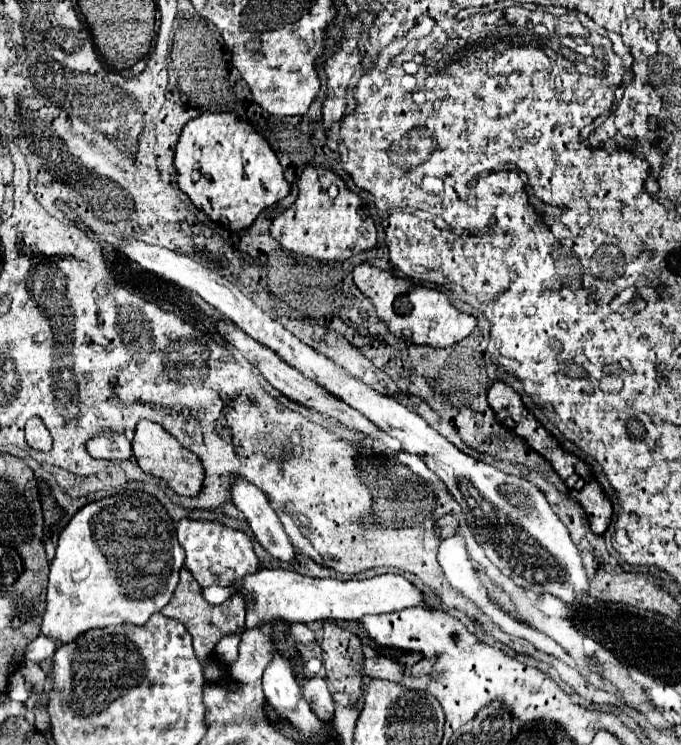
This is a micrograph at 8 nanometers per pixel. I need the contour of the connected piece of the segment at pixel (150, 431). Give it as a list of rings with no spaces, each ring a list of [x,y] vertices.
[[[142,419],[138,423],[136,435],[132,441],[132,451],[134,451],[134,457],[140,465],[140,469],[144,473],[150,473],[150,475],[166,481],[166,485],[174,493],[178,493],[182,497],[196,497],[202,491],[204,469],[202,469],[200,459],[192,451],[180,447],[180,443],[176,443],[176,439],[172,439],[172,435],[168,435],[158,423],[152,423],[146,419]]]

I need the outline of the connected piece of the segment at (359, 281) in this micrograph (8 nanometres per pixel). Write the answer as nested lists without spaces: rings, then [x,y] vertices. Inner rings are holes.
[[[362,263],[354,267],[354,283],[356,287],[372,301],[376,307],[378,319],[388,327],[392,335],[410,343],[410,345],[428,345],[434,349],[444,349],[456,345],[464,337],[468,337],[476,327],[476,317],[458,311],[444,293],[428,287],[412,285],[388,271],[382,271],[370,263]]]

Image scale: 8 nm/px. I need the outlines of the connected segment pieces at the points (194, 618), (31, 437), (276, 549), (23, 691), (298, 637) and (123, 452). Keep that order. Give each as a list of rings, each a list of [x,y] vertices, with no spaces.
[[[188,569],[180,571],[180,583],[168,603],[168,607],[164,607],[162,615],[180,621],[188,633],[194,639],[194,651],[196,657],[200,659],[200,663],[212,661],[214,657],[214,647],[216,643],[232,633],[242,633],[244,631],[244,603],[240,599],[228,599],[222,605],[210,605],[204,597],[202,597],[202,587],[196,583],[196,579],[192,577],[192,573]]]
[[[32,417],[26,423],[26,441],[30,449],[48,452],[52,448],[52,437],[38,417]]]
[[[234,479],[232,501],[244,513],[250,523],[250,529],[256,541],[278,561],[292,563],[296,557],[296,549],[290,543],[276,511],[270,507],[270,501],[258,487],[248,483],[246,479]]]
[[[16,671],[8,681],[8,697],[18,703],[26,703],[34,693],[34,685],[24,679],[20,671]]]
[[[292,623],[292,625],[290,625],[290,635],[292,635],[292,639],[294,639],[296,643],[308,645],[308,643],[314,641],[314,633],[312,633],[304,623]]]
[[[106,433],[104,437],[88,441],[88,453],[96,459],[108,459],[108,461],[132,459],[130,441],[118,433]]]

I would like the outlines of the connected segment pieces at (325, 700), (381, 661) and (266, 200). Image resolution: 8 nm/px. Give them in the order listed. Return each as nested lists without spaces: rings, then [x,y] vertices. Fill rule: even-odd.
[[[310,677],[304,681],[304,697],[308,699],[312,711],[316,711],[316,715],[320,715],[324,721],[332,721],[334,719],[334,699],[332,693],[326,687],[326,681],[320,677]]]
[[[374,657],[374,659],[364,659],[364,669],[362,673],[370,679],[386,679],[386,681],[402,681],[404,679],[404,667],[390,657]]]
[[[204,113],[188,121],[176,147],[176,181],[194,207],[230,233],[246,231],[256,217],[290,193],[282,165],[268,141],[232,113]]]

